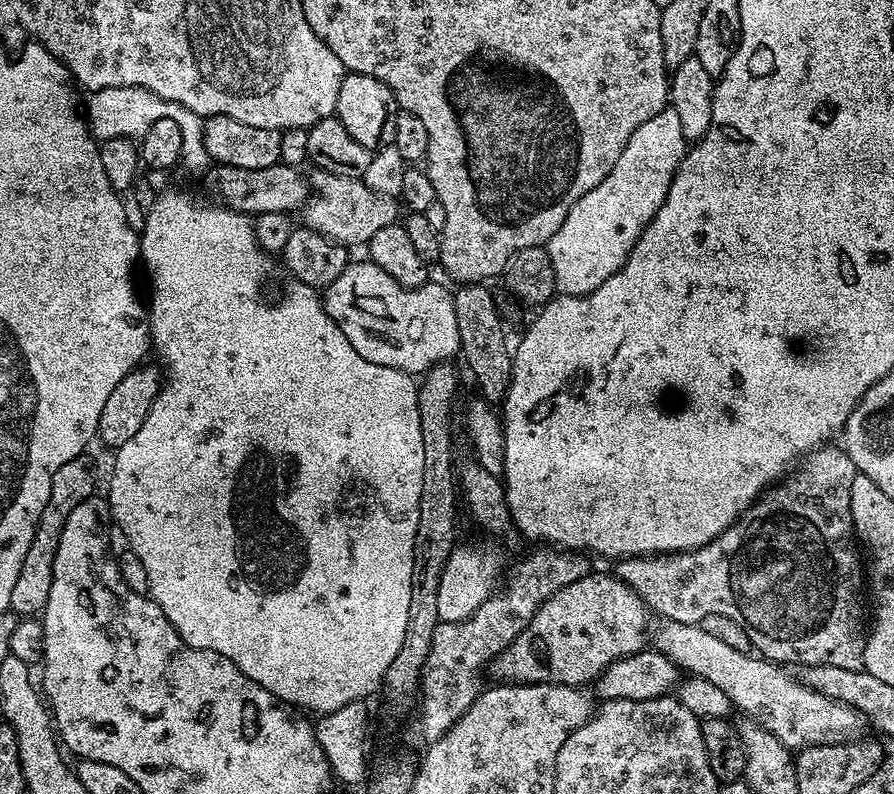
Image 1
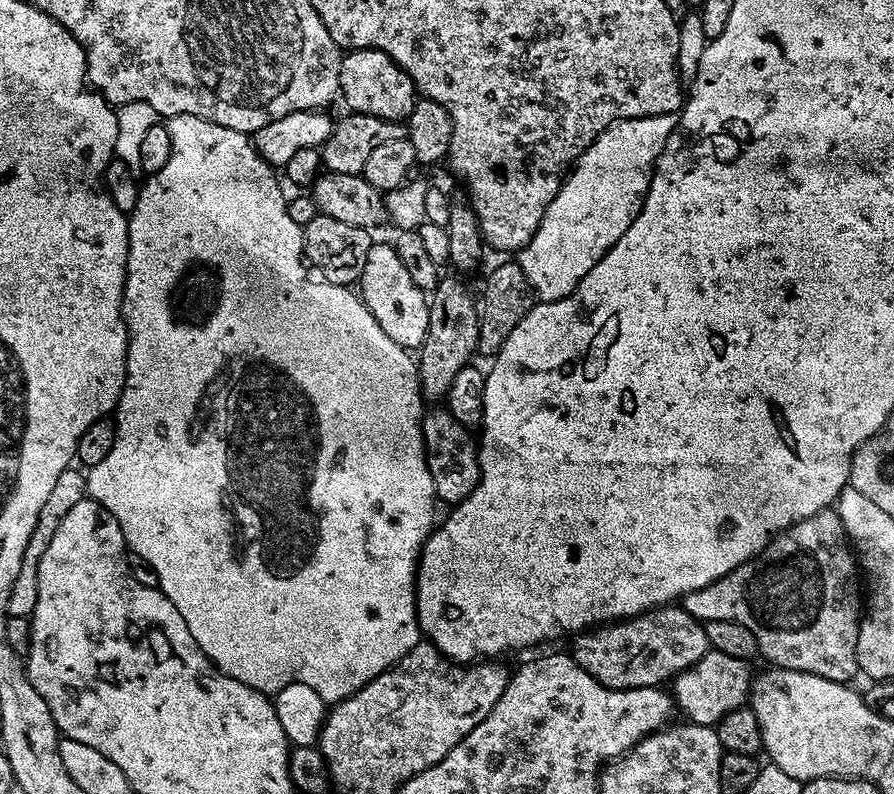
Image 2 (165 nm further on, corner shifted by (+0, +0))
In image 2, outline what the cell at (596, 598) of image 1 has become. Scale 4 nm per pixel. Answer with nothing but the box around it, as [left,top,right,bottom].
[570,606,710,688]

